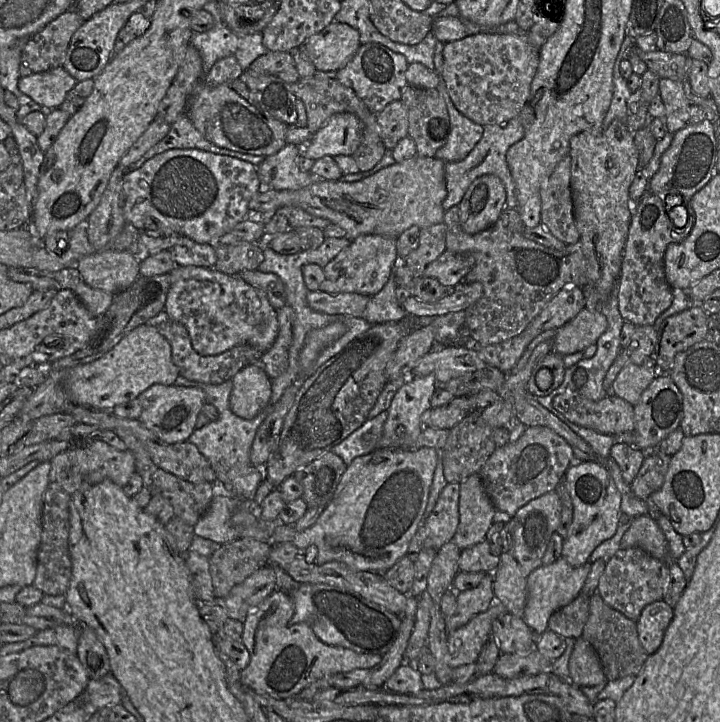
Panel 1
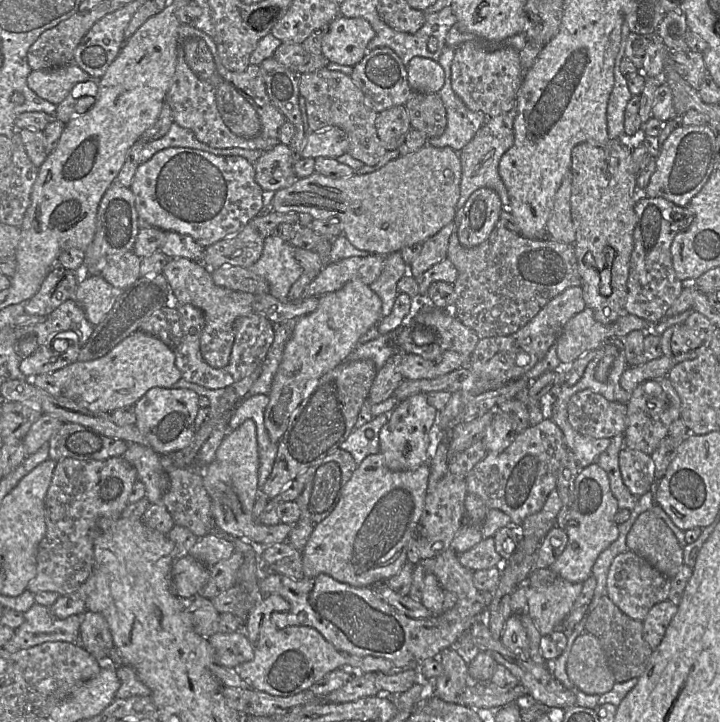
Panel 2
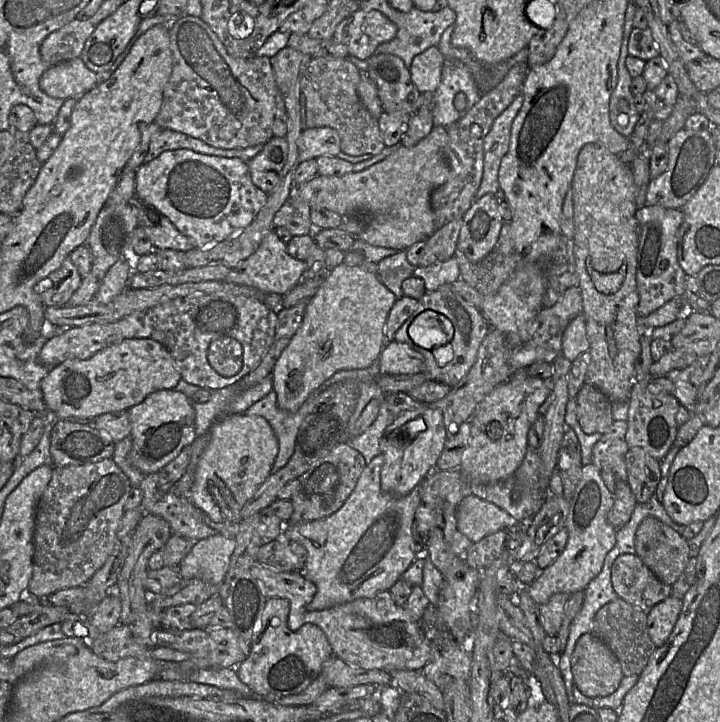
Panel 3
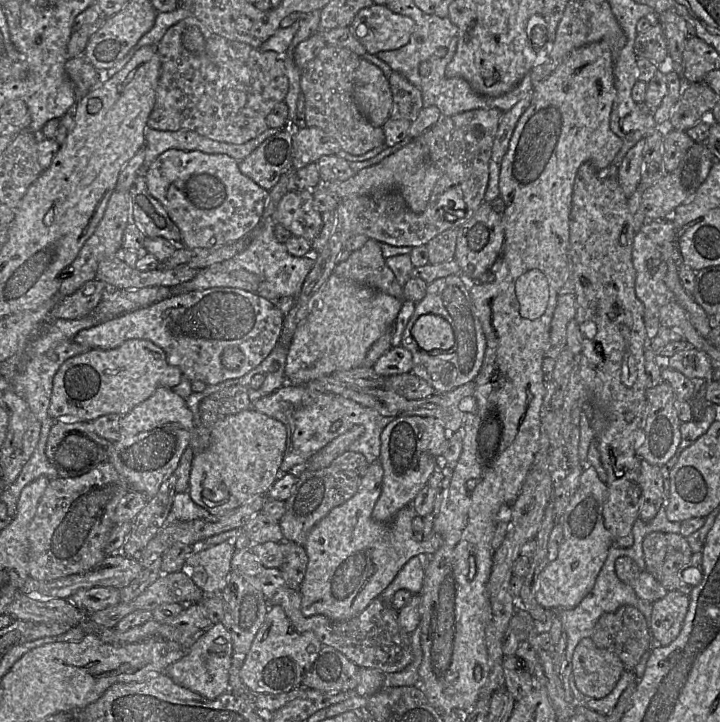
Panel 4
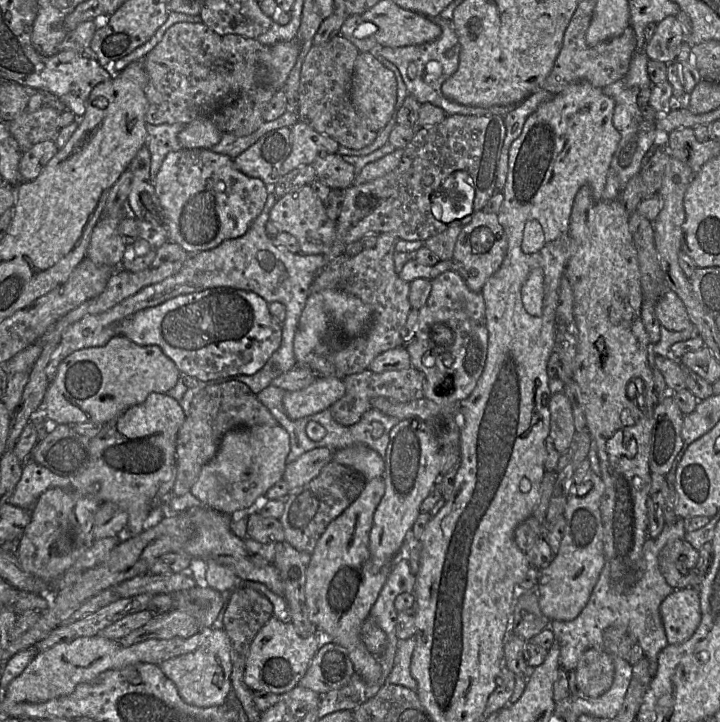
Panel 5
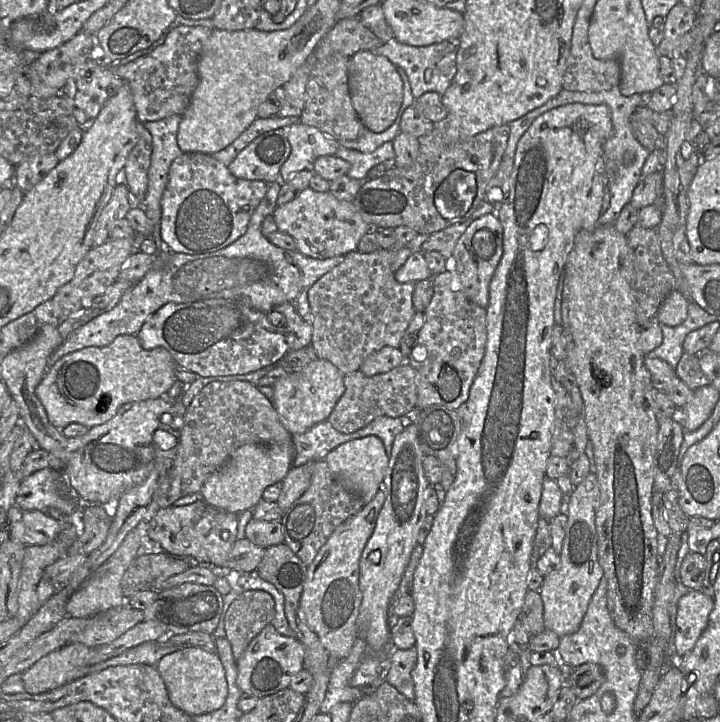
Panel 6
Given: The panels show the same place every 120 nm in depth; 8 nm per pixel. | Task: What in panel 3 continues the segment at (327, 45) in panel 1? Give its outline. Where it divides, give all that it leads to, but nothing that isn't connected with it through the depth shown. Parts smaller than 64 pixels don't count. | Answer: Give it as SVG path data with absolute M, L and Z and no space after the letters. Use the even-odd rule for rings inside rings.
M357 10L336 27L332 39L347 47L351 56L367 60L376 48L392 40L397 26L377 10Z

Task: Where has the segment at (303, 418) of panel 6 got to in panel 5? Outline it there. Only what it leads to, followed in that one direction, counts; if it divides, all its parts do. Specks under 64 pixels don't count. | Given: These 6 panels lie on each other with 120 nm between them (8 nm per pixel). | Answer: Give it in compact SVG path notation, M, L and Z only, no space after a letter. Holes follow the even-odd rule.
M337 376L317 377L308 387L286 391L283 406L289 418L296 420L331 407L345 394L343 379Z

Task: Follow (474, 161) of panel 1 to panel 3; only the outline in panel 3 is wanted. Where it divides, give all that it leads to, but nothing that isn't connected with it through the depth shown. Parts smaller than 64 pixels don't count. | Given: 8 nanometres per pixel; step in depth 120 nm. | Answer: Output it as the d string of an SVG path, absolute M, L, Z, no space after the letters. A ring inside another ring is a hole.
M519 94L494 120L491 129L484 138L483 175L473 202L485 194L492 194L499 202L505 201L504 192L498 182L498 172L502 157L509 149L513 120L521 109L523 101L523 96Z

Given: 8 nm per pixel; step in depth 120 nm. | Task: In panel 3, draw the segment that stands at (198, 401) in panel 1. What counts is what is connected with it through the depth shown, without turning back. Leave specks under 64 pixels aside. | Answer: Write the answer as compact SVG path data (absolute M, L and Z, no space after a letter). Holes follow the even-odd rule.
M175 389L157 390L129 410L132 448L131 464L143 473L160 472L174 460L187 445L198 437L195 430L193 401Z

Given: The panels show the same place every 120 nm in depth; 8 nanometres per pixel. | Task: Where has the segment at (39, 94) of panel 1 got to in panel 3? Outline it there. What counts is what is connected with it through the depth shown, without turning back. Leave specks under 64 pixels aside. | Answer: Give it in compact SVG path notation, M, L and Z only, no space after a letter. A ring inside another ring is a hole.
M79 57L49 67L40 77L40 88L50 97L80 99L97 85L97 75Z

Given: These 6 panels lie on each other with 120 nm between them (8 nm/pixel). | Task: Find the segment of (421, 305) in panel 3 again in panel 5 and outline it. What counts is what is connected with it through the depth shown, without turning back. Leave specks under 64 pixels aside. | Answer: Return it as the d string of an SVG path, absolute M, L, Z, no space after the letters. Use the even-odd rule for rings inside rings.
M448 270L431 280L432 289L427 302L418 312L418 320L413 329L413 336L406 349L410 355L411 366L424 375L424 397L439 405L457 405L470 396L477 385L485 367L488 349L488 330L486 326L485 304L481 293L471 291L463 278L455 271ZM435 323L447 325L454 333L454 340L448 346L436 345L430 337L430 329ZM426 356L435 358L434 366L427 368L422 359Z

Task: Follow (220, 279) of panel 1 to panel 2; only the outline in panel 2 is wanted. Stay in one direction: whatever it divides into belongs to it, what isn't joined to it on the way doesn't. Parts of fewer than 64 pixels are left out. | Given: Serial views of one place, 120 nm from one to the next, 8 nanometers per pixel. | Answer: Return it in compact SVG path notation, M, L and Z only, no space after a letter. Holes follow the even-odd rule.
M186 258L169 259L162 274L170 285L176 304L191 304L204 313L205 325L200 337L200 351L203 359L213 368L225 367L229 363L235 340L235 321L255 313L251 307L252 294L216 285L209 268L201 262Z

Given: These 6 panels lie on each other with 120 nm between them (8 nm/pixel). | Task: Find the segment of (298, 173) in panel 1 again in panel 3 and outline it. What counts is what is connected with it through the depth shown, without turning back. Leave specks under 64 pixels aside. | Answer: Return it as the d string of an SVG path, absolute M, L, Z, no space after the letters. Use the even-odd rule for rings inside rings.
M272 137L255 157L248 161L252 182L266 194L279 182L288 155L286 137Z

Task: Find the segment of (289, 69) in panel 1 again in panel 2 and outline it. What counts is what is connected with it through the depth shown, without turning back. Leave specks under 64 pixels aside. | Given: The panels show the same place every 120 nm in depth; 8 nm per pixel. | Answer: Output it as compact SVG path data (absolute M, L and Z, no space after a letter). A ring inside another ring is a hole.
M282 43L273 58L285 67L301 74L314 72L331 63L323 54L308 53L302 44Z

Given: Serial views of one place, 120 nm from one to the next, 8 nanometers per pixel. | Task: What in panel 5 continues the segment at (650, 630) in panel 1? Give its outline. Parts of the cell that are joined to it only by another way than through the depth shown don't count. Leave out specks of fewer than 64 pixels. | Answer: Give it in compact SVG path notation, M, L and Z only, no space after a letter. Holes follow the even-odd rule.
M695 588L675 589L660 605L660 616L670 645L682 644L701 621L700 595Z

